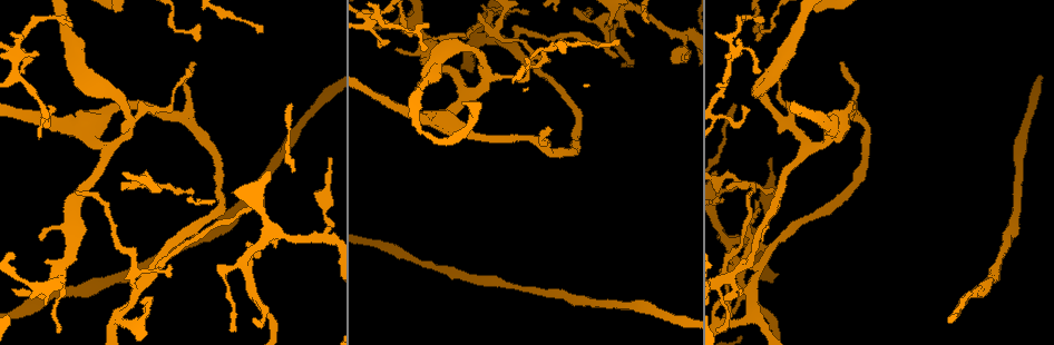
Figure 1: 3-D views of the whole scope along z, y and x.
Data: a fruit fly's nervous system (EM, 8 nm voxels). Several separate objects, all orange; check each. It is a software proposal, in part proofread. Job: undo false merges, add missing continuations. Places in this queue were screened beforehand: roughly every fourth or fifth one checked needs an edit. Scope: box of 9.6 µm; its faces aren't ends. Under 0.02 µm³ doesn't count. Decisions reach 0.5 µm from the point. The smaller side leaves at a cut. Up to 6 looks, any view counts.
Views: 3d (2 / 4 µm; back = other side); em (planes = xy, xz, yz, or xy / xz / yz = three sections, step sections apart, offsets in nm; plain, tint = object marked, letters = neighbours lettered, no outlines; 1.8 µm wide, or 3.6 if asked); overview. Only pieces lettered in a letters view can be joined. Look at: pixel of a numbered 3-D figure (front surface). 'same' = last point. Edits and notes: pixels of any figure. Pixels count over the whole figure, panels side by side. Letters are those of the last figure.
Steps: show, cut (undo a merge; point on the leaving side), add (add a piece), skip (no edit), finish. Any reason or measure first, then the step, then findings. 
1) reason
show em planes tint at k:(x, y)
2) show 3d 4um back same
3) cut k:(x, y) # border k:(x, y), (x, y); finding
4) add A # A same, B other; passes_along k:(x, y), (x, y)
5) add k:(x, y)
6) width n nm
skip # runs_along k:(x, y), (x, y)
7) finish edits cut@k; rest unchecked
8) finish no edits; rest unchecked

free end
show 3d 4um at 1:(148, 316)

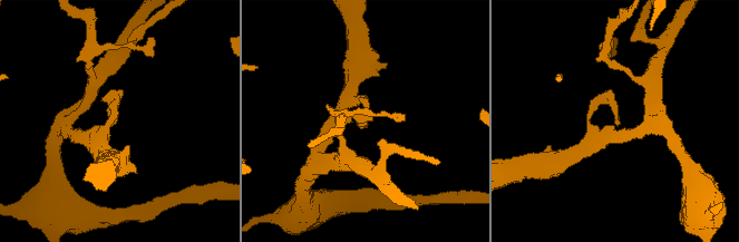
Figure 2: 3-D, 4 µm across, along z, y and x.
arm_widths 200, 200 nm
show em planes letters at 2:(357, 124)

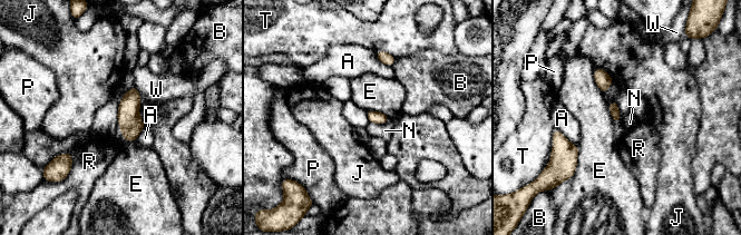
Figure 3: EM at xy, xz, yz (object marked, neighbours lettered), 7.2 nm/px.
skip # A other, B other, E other, J other, N other, P other, R other, T other, W other; no lettered piece goes on from it

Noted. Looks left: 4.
sudden change in width
show 3d 4um at 1:(319, 236)

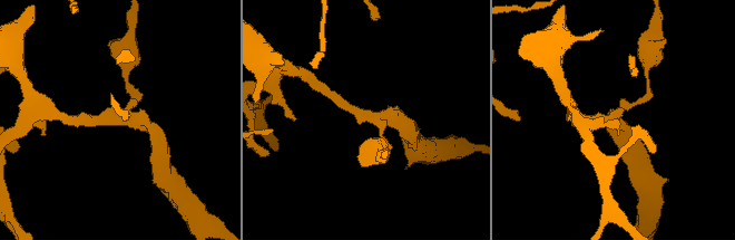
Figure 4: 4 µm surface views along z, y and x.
arms 3
show em planes plain at 4:(613, 116)

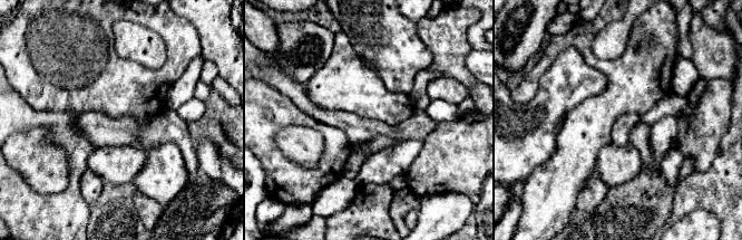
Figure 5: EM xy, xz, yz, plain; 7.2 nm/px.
see the neighbours
show em planes letters same

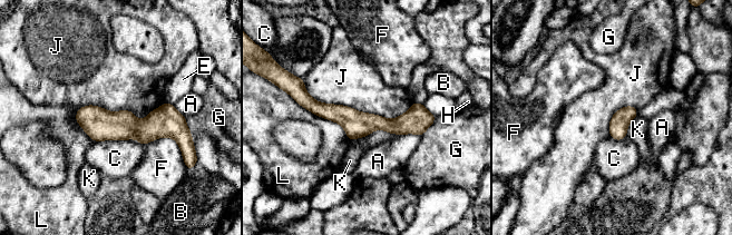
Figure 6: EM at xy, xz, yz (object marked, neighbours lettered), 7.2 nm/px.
longest_contact J 800 nm
skip # A other, B other, C other, E other, F other, G other, H other, J other, K other, L other; border 6:(302, 78), (412, 104); one neuron here

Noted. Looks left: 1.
finish no edits; rest unchecked

